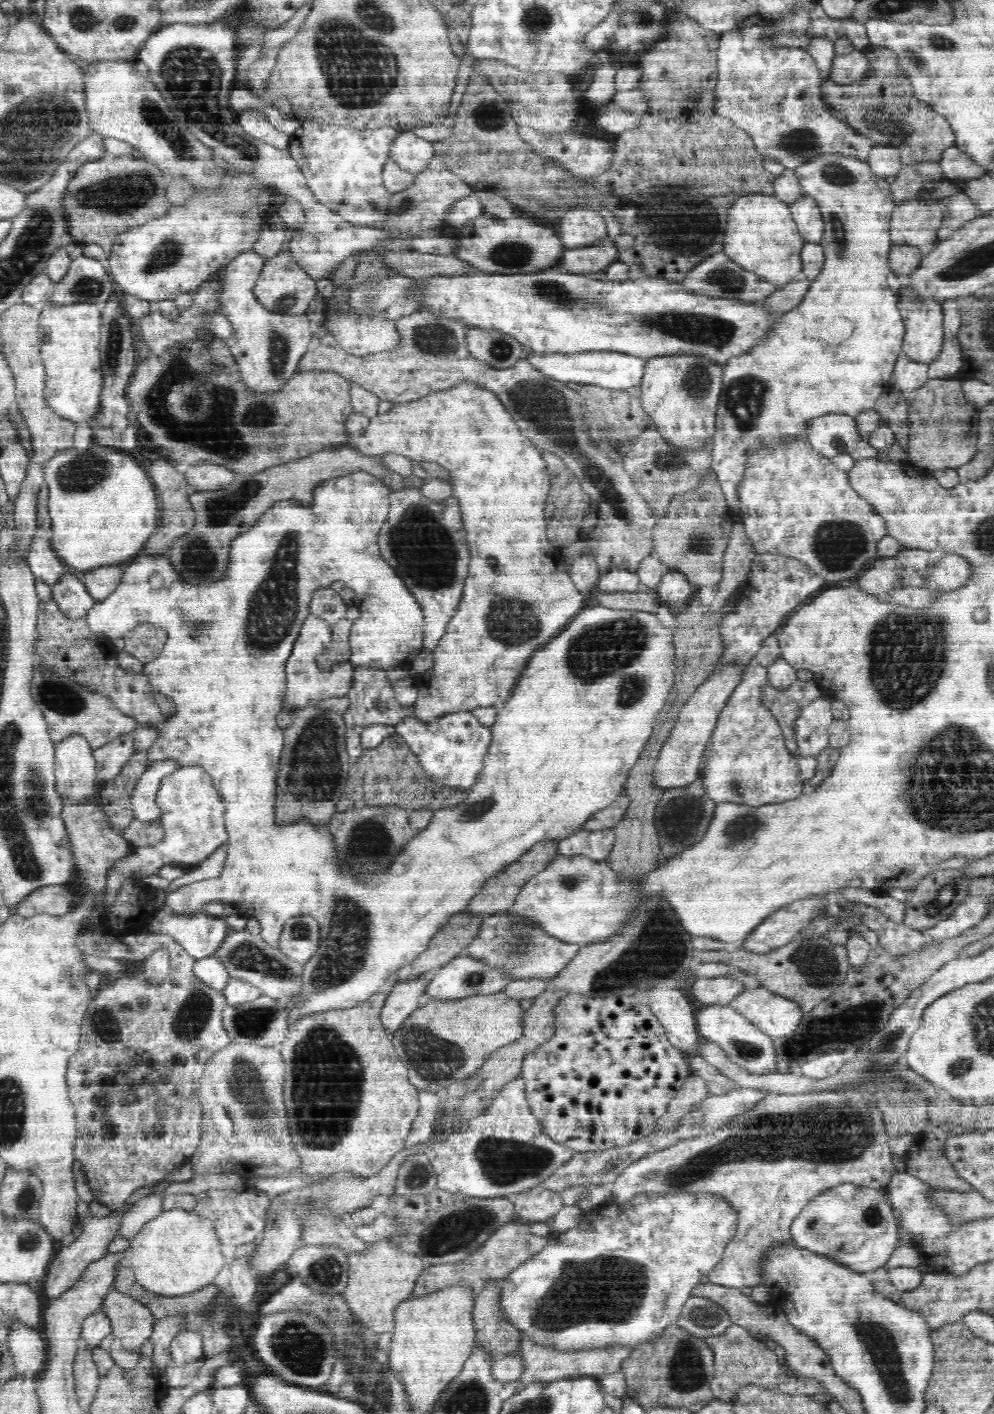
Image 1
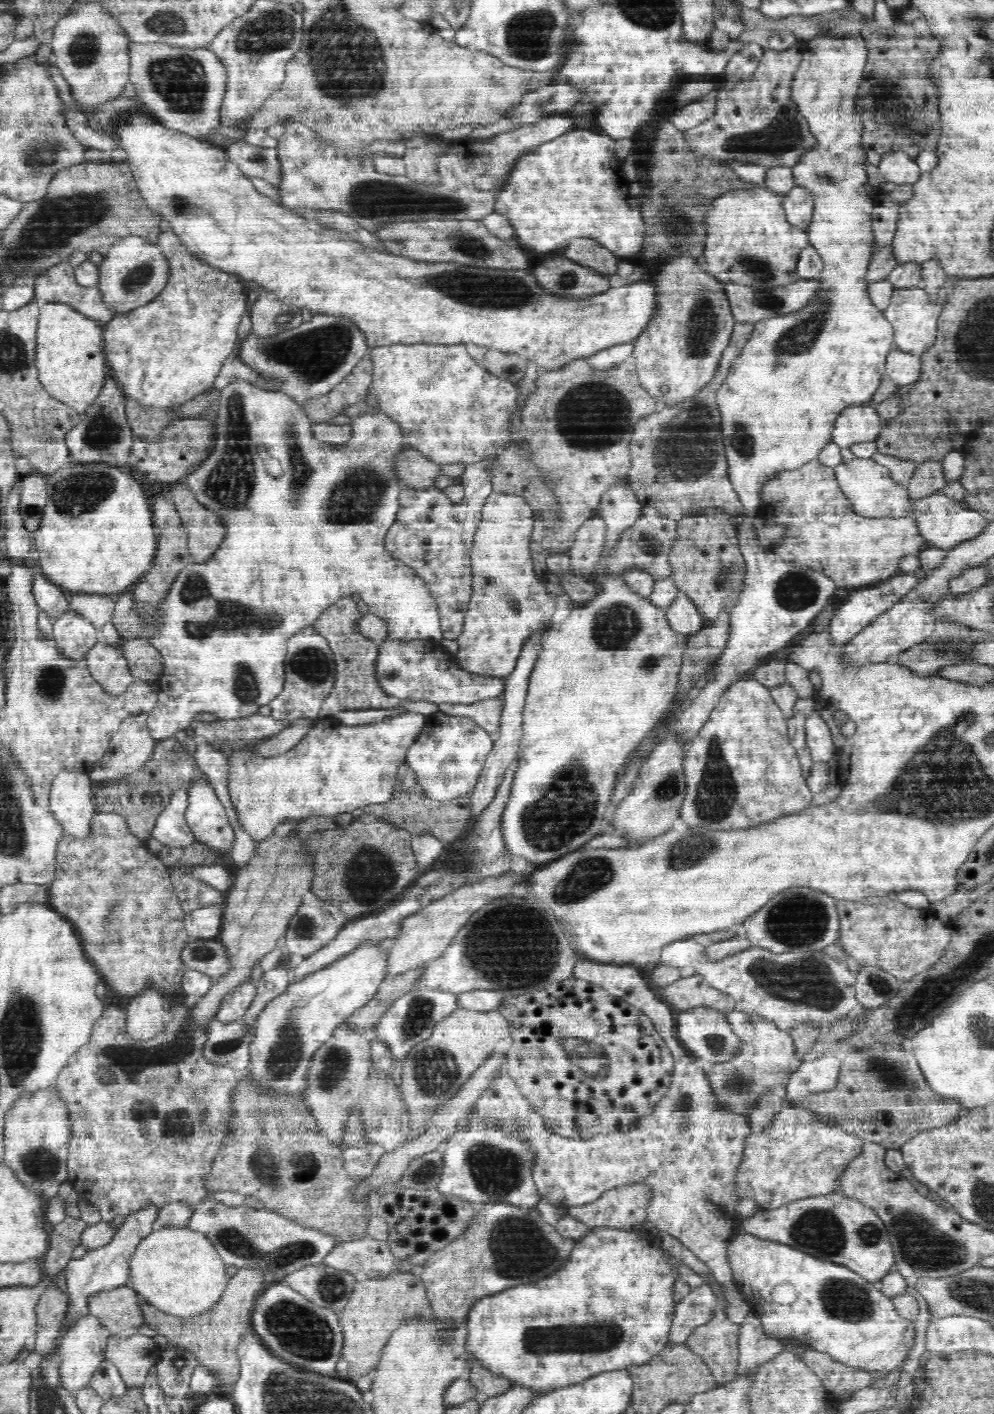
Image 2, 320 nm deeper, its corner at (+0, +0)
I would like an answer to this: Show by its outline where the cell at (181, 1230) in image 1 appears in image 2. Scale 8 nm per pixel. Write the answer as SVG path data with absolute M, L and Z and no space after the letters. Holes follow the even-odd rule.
M162 1226L146 1236L130 1260L133 1288L160 1310L178 1316L194 1316L210 1308L222 1296L229 1280L226 1264L213 1243L189 1226Z

